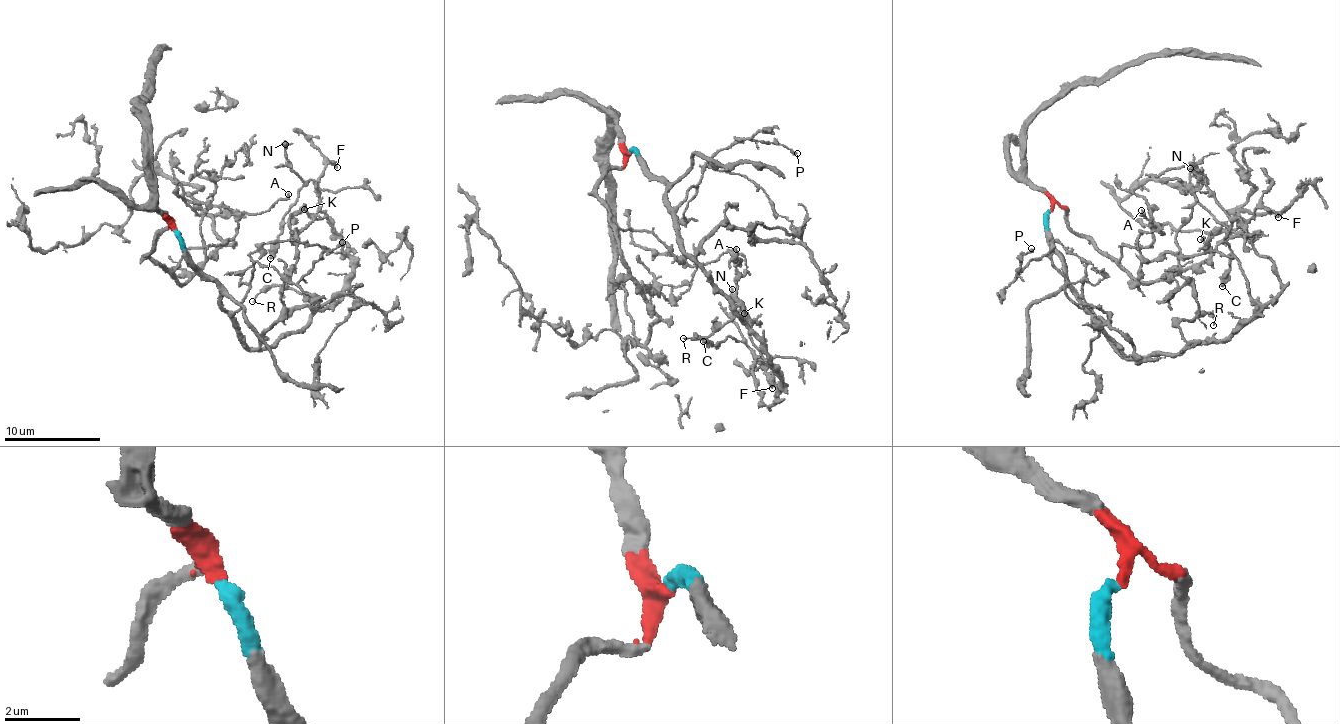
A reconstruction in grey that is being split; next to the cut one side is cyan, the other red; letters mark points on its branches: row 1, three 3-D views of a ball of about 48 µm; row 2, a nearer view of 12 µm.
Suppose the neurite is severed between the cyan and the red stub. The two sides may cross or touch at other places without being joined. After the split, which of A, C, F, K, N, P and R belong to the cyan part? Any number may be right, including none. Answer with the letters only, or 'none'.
C, F, K, N, P, R

